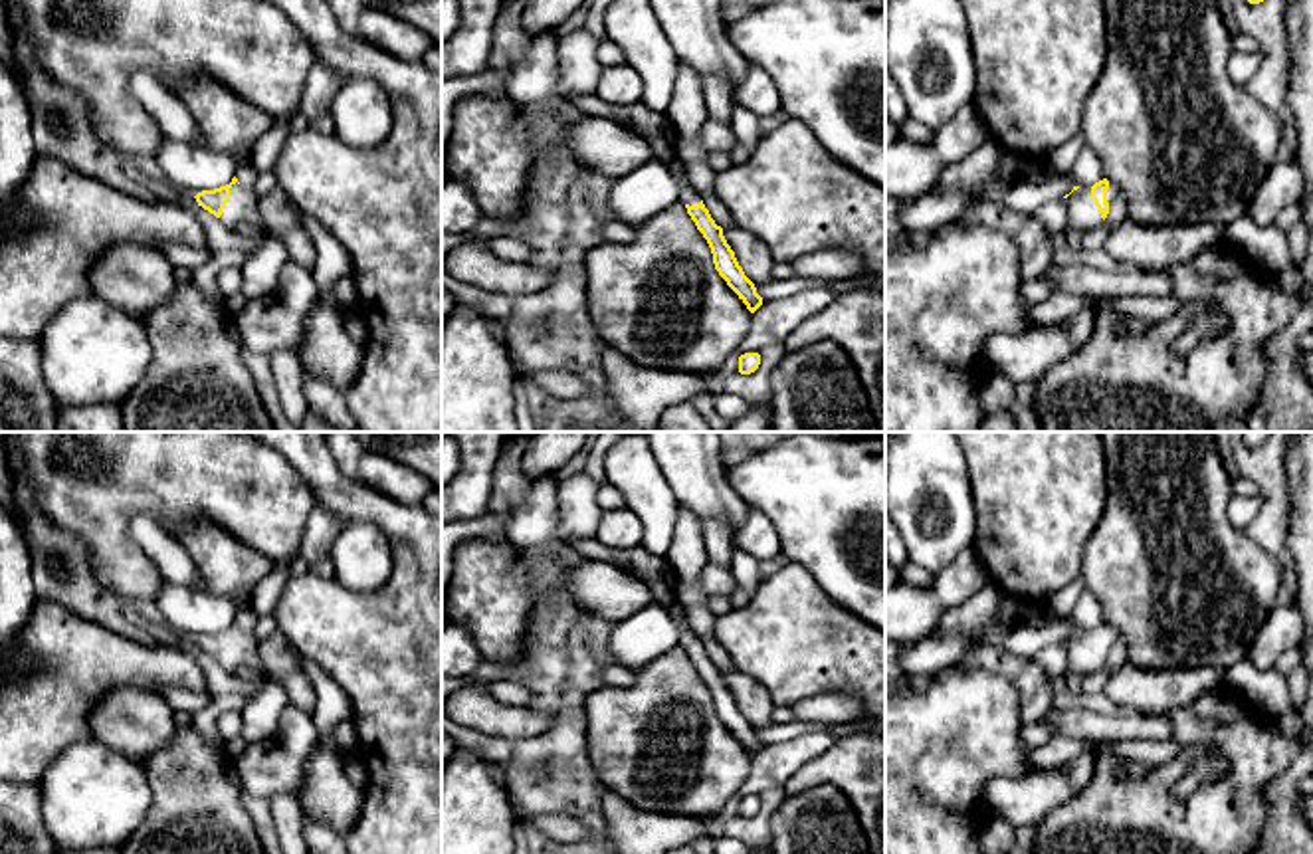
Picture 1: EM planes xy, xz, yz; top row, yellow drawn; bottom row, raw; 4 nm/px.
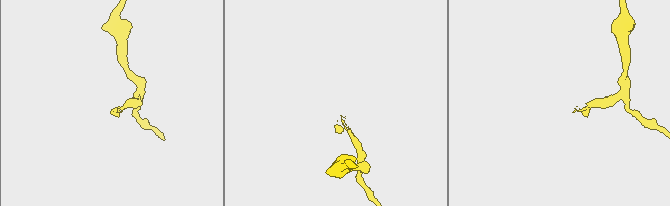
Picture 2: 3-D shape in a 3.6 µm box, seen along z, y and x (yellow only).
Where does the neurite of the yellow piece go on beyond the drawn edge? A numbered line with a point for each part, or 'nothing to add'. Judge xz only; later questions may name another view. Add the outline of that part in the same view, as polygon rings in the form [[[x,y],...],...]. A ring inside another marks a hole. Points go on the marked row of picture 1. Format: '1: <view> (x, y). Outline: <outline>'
1: xz (688, 195). Outline: [[[677,168],[673,172],[673,176],[681,188],[679,202],[689,204],[689,206],[697,206],[701,202],[701,196],[689,186],[685,168]]]

